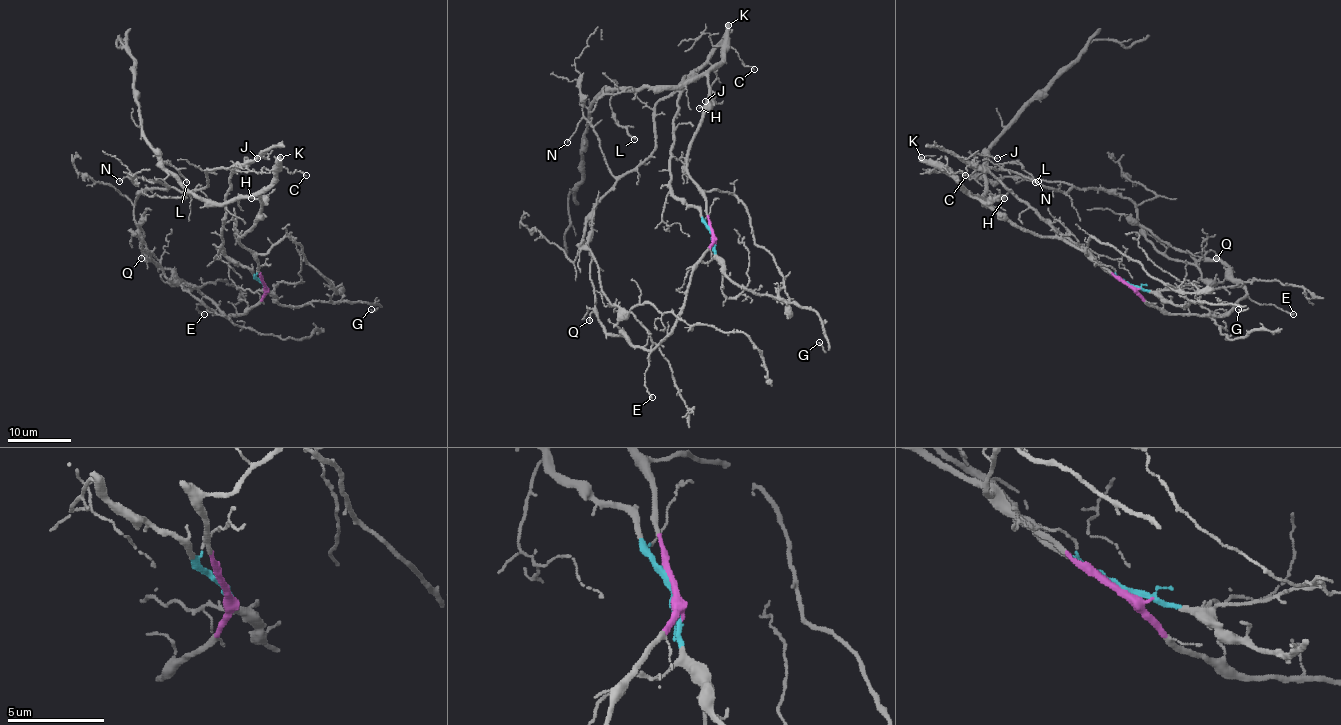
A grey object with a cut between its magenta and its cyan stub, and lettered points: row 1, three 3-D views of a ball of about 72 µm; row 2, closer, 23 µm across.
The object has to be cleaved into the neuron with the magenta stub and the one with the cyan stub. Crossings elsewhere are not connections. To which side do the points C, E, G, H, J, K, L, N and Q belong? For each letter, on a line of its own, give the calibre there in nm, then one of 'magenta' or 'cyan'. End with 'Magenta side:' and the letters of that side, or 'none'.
C: 90 nm | magenta
E: 140 nm | magenta
G: 90 nm | cyan
H: 140 nm | magenta
J: 90 nm | cyan
K: 500 nm | magenta
L: 140 nm | magenta
N: 110 nm | cyan
Q: 110 nm | magenta
Magenta side: C, E, H, K, L, Q

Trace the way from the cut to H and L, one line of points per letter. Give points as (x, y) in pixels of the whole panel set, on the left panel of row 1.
H: (263, 284), (257, 259), (239, 241), (254, 225), (262, 206), (262, 199), (250, 198)
L: (263, 284), (257, 259), (239, 241), (260, 212), (258, 198), (206, 203), (161, 164), (174, 166), (187, 182)

